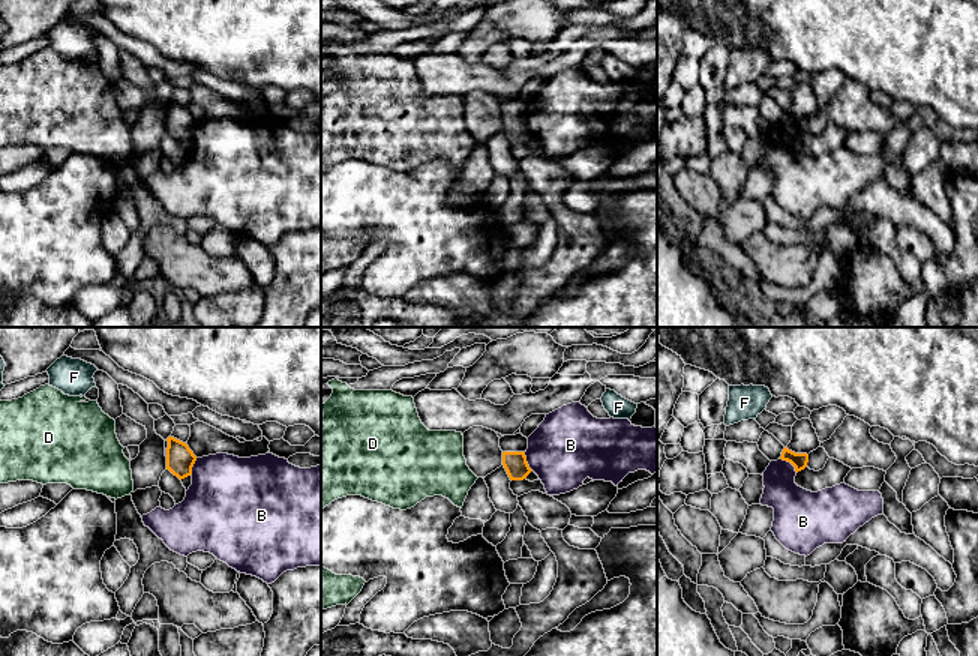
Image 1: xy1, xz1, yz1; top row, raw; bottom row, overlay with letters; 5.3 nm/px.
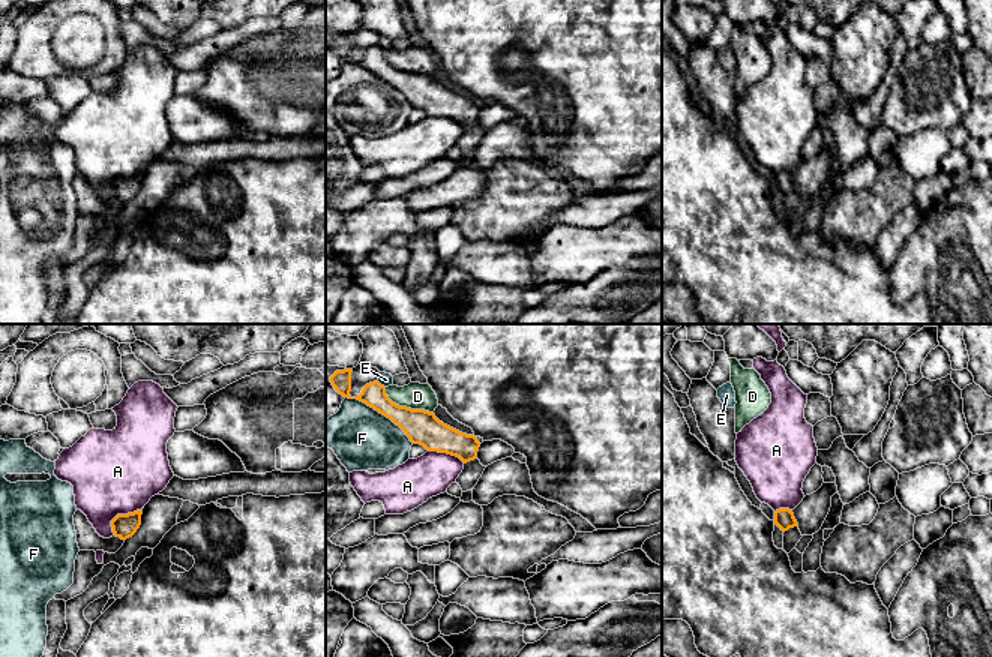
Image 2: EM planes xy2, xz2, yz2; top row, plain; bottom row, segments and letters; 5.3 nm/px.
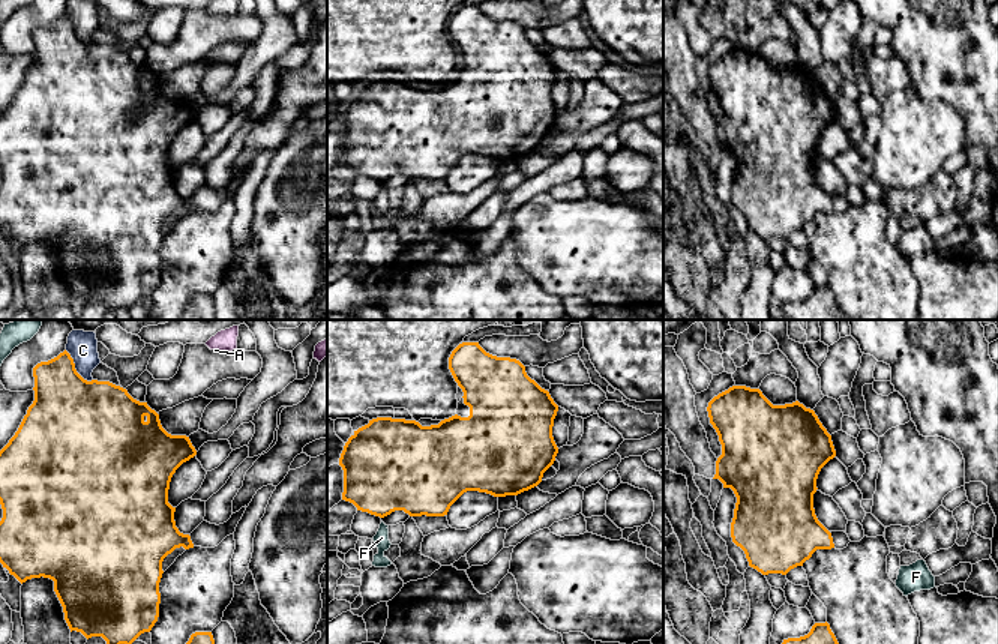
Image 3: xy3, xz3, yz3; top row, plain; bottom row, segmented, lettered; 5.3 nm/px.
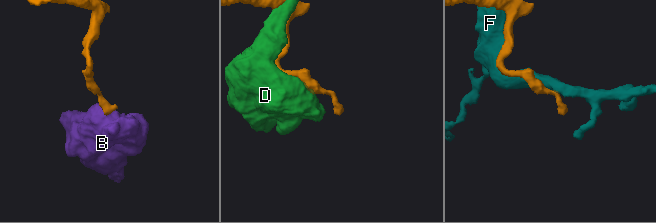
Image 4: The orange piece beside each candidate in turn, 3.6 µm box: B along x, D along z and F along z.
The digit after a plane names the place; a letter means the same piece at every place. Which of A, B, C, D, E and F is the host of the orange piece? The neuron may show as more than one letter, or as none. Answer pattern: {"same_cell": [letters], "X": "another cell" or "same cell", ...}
{"same_cell": [], "A": "another cell", "B": "another cell", "C": "another cell", "D": "another cell", "E": "another cell", "F": "another cell"}

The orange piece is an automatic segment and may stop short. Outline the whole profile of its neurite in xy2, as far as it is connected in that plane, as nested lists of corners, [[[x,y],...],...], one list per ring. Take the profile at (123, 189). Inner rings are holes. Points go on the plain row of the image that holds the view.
[[[141,174],[128,178],[117,178],[111,184],[114,200],[122,204],[132,201],[141,189],[141,178]]]

